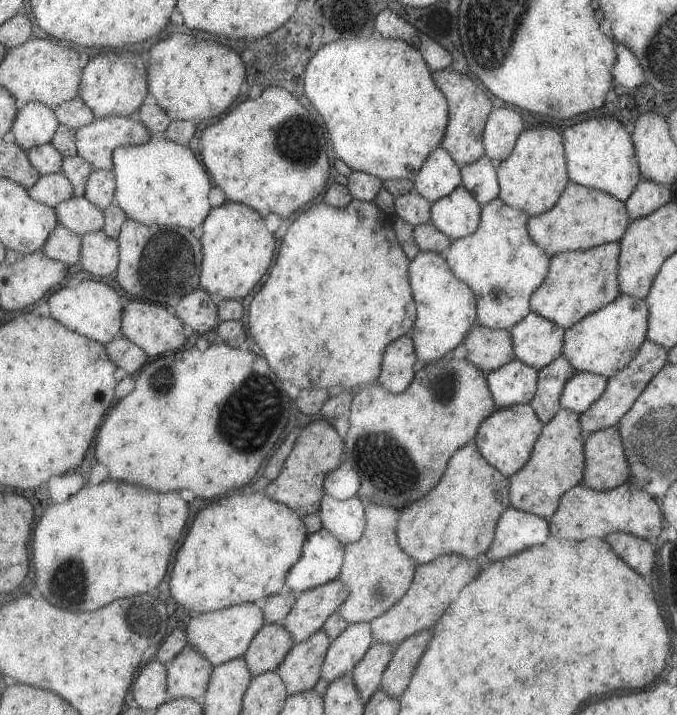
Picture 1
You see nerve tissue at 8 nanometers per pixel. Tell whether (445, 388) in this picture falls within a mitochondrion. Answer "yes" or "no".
yes

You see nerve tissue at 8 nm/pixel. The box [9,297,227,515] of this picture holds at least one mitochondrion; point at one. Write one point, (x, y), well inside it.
(164, 381)

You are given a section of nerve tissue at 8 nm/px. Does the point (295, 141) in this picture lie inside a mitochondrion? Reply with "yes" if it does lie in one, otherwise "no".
yes

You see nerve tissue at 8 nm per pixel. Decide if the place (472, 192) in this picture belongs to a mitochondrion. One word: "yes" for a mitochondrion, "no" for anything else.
no

